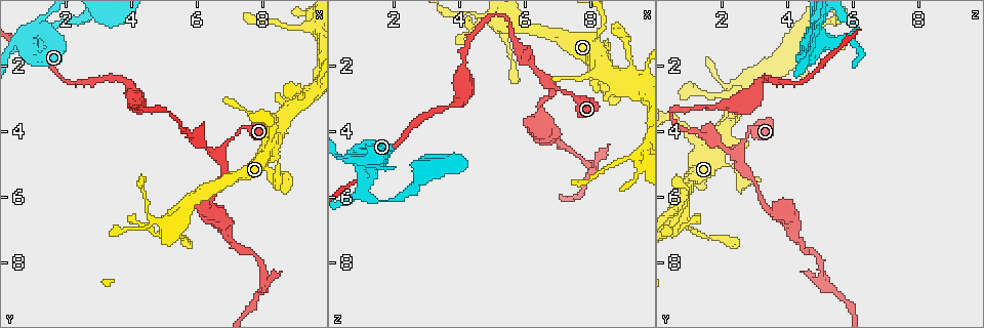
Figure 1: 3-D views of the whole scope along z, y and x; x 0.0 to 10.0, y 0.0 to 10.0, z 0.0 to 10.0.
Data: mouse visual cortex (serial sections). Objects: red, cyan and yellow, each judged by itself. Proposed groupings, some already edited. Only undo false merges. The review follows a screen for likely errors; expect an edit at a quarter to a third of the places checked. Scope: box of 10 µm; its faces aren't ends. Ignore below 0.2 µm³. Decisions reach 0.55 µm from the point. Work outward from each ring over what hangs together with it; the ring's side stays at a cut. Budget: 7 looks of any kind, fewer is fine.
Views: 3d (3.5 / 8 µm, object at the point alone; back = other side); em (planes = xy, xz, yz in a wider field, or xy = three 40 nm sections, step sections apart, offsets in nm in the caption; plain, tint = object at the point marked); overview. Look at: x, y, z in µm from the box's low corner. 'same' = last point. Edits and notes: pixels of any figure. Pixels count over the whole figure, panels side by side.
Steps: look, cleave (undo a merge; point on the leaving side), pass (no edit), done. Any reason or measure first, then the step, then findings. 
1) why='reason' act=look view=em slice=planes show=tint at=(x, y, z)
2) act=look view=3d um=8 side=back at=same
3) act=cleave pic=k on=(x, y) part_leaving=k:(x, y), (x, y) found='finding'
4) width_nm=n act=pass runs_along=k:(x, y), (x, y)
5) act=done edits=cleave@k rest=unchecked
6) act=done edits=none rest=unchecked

why='sharp bend' act=look view=3d um=3.5 at=(1.10, 0.85, 4.90)

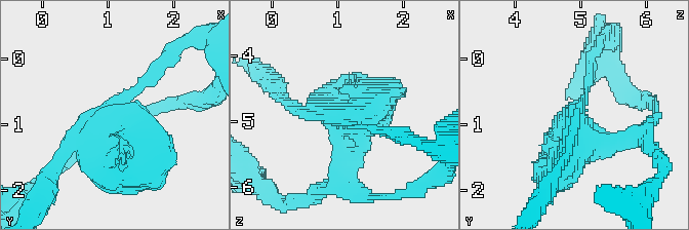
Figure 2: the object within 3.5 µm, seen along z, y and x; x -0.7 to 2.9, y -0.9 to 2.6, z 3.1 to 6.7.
why='need the tissue' act=look view=em slice=xy step=1 show=plain at=(1.10, 0.80, 4.95)

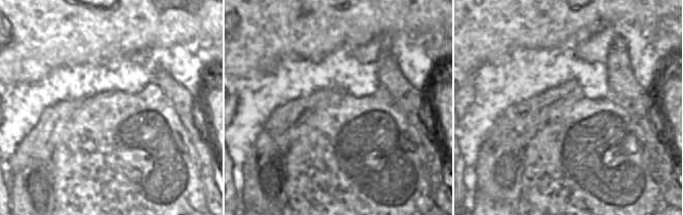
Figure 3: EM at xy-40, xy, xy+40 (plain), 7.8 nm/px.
why='with the object marked' act=look view=em slice=xy step=1 show=tint at=same

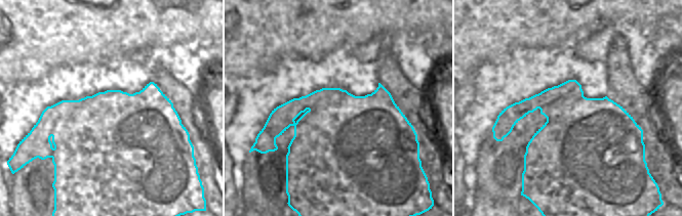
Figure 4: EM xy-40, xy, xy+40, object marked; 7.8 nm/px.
width_nm=700 act=cleave pic=2 on=(150, 72) part_leaving=2:(305, 107), (274, 90), (274, 73) found='a second cell is stuck on'

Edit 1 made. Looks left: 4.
why='redraw' act=look view=overview

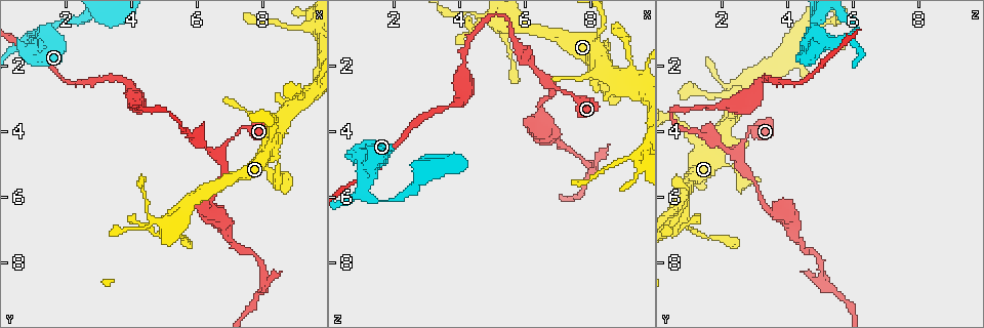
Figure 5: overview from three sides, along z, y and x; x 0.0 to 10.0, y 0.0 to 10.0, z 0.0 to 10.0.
why='thick turns thin' act=look view=3d um=8 at=(5.70, 4.05, 1.15)

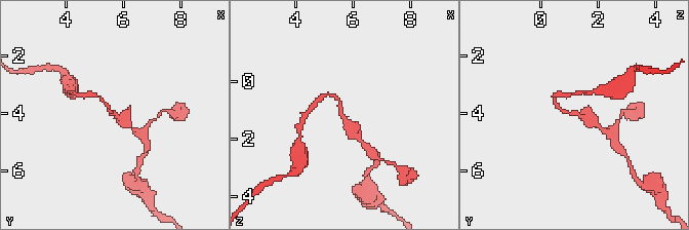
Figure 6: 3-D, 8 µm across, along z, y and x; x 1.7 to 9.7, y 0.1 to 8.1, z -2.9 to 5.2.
arm_widths_nm=150,350 act=look view=em slice=xy step=2 show=tint at=same

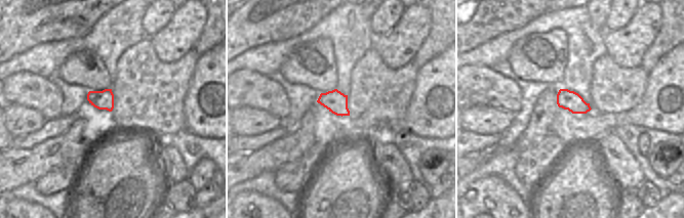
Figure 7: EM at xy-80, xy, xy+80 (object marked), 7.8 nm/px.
width_nm=170 act=pass runs_along=6:(358, 139), (332, 94) found='one cell here'

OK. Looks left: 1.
act=done edits=cleave@2 rest=unchecked

